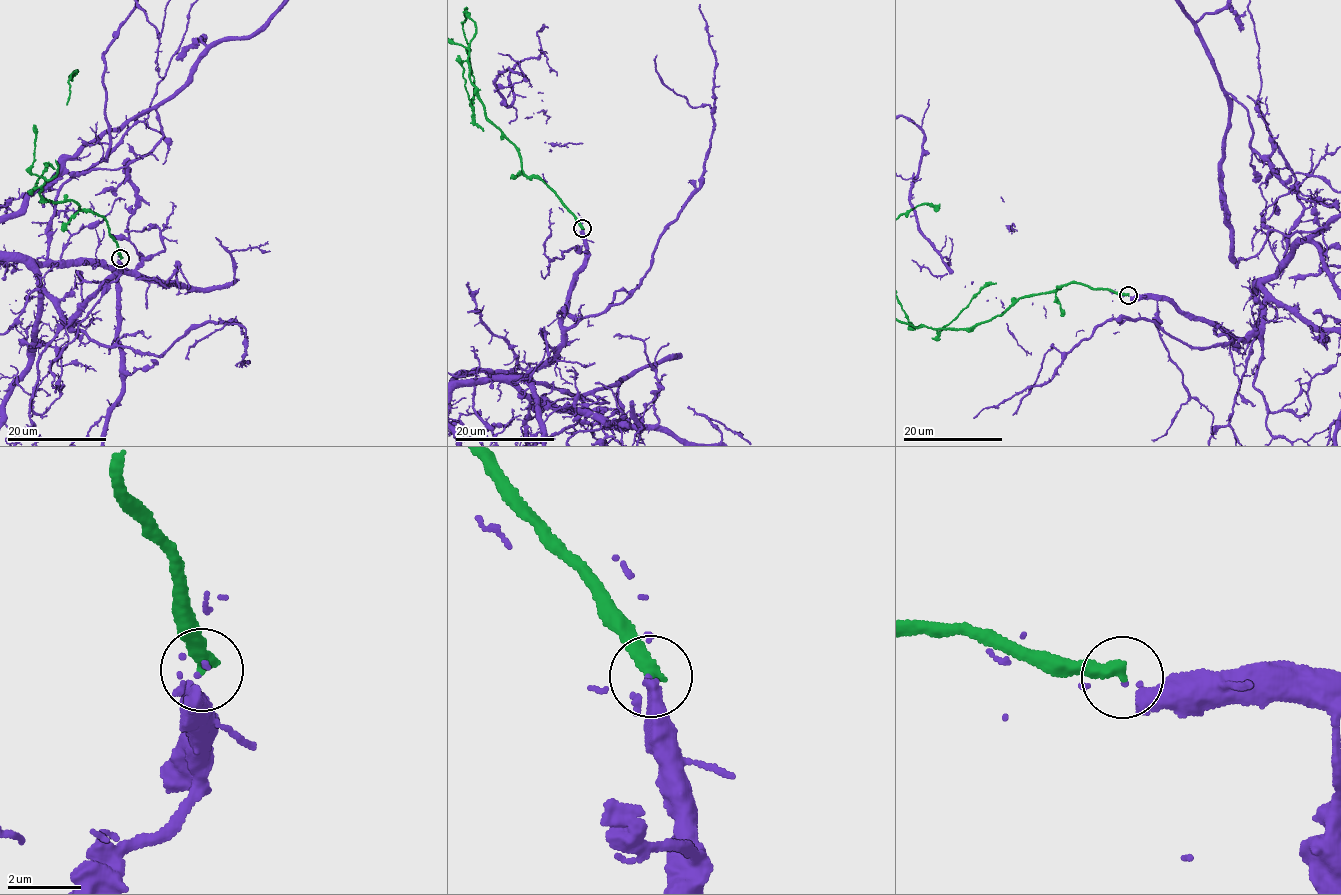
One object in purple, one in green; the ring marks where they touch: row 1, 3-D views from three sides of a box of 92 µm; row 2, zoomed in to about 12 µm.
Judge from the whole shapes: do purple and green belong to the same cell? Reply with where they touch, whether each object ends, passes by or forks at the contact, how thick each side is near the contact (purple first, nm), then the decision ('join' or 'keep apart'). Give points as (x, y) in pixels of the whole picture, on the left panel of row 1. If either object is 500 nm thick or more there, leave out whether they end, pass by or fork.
(120, 258) | purple ends | green ends | 240/400 nm | keep apart

